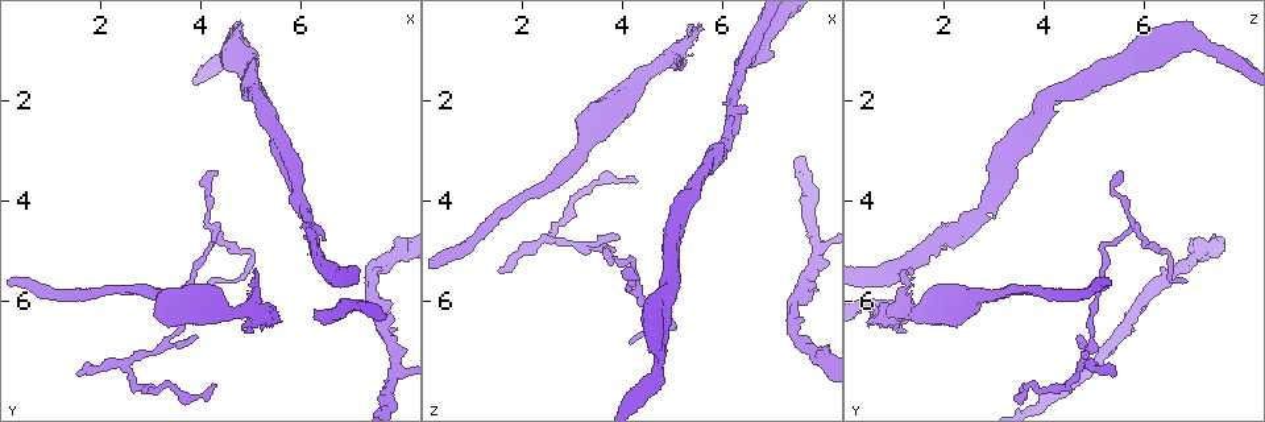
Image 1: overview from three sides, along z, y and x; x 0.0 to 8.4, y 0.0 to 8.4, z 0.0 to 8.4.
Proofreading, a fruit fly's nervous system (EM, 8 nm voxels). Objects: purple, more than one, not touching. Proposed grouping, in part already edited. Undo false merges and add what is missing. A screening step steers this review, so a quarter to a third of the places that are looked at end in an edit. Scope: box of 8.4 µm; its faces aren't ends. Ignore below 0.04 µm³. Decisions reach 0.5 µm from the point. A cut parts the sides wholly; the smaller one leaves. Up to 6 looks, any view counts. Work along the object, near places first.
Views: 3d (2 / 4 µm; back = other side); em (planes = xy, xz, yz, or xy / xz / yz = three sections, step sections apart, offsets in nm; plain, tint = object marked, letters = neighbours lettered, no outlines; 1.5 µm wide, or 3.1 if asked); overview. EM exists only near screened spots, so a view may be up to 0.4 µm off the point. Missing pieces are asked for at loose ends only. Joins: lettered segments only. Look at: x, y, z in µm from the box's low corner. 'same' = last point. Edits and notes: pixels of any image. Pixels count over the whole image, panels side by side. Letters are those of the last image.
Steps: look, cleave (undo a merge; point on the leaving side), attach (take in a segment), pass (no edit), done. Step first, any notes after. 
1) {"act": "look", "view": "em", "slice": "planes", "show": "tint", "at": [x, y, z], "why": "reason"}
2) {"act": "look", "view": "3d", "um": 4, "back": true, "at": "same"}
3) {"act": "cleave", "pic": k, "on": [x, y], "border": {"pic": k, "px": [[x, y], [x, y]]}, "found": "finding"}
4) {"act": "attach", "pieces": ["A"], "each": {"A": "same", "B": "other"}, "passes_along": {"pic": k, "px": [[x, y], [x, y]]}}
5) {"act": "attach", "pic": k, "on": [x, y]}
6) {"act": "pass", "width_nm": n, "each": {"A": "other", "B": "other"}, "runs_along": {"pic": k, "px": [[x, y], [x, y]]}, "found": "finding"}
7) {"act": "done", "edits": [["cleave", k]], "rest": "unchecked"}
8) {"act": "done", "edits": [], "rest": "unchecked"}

{"act": "look", "view": "em", "slice": "planes", "show": "letters", "at": [1.55, 7.40, 5.40], "why": "thin end"}

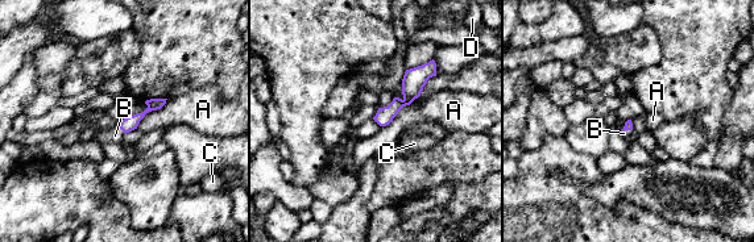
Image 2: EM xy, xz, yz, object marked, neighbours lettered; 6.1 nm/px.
{"act": "attach", "pieces": ["B"], "each": {"A": "other", "B": "same", "C": "other", "D": "other"}, "passes_along": {"pic": 2, "px": [[131, 122], [121, 129], [115, 136]]}, "found": "the cell continues"}

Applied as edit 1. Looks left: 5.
{"act": "look", "view": "overview"}

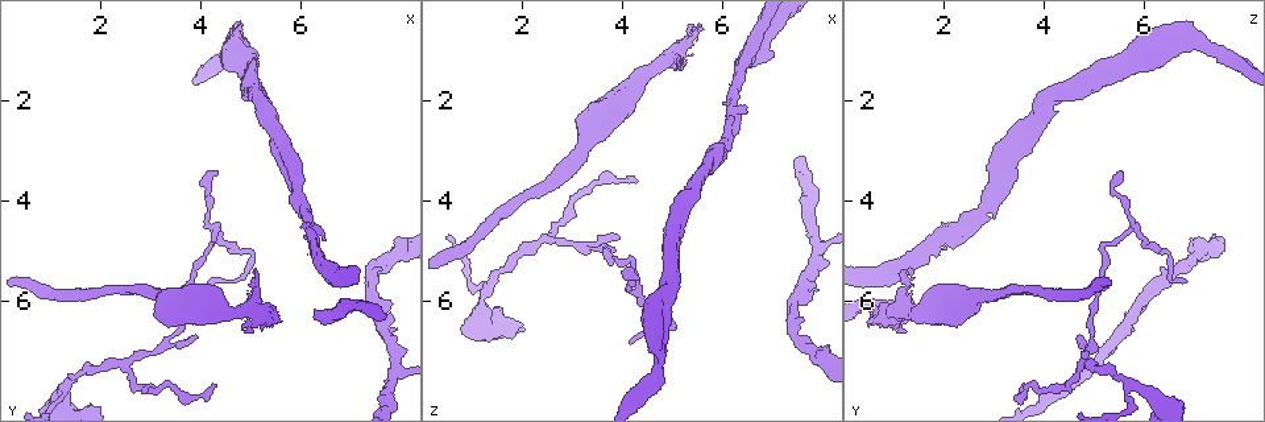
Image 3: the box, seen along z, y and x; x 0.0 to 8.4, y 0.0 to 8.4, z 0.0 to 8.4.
{"act": "look", "view": "em", "slice": "planes", "show": "tint", "at": [7.40, 5.40, 6.60], "why": "narrows sharply"}

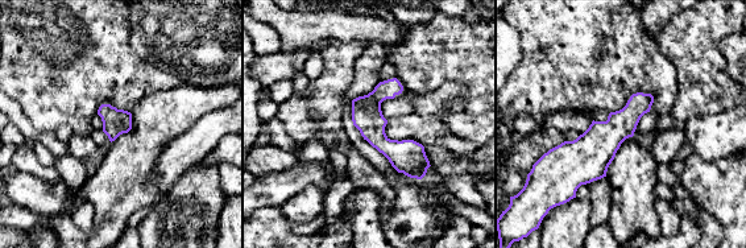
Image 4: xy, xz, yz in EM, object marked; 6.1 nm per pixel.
{"act": "look", "view": "em", "slice": "planes", "show": "letters", "at": "same", "why": "what lies round it"}

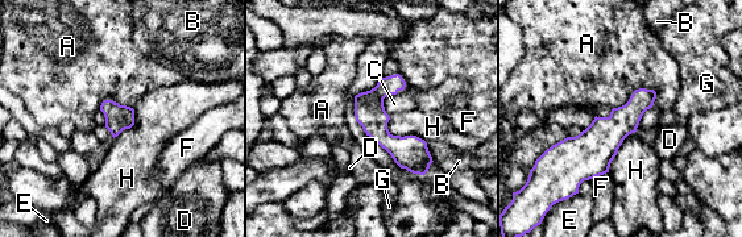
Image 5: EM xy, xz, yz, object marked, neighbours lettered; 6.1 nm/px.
{"act": "pass", "longest_contact_nm": ["A", 300], "each": {"A": "other", "B": "other", "C": "other", "D": "other", "E": "other", "F": "other", "G": "other", "H": "other"}, "border": {"pic": 5, "px": [[389, 116], [393, 134], [427, 142]]}, "found": "continuous, no second cell"}

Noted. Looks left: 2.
{"act": "done", "edits": [["attach", 2]], "rest": "unchecked"}

